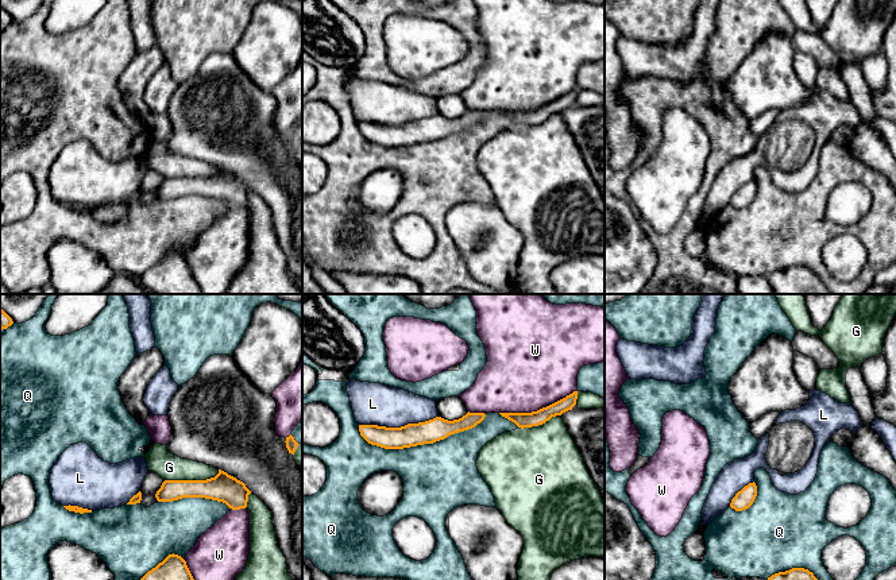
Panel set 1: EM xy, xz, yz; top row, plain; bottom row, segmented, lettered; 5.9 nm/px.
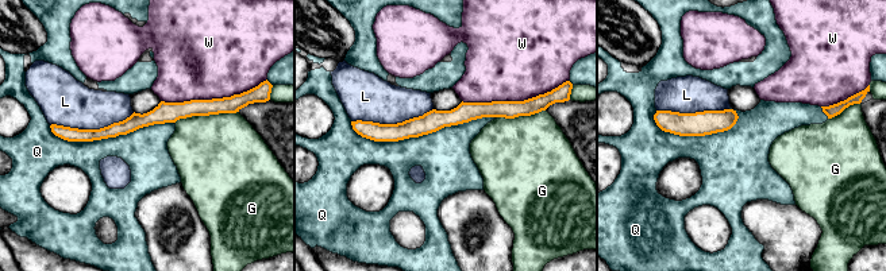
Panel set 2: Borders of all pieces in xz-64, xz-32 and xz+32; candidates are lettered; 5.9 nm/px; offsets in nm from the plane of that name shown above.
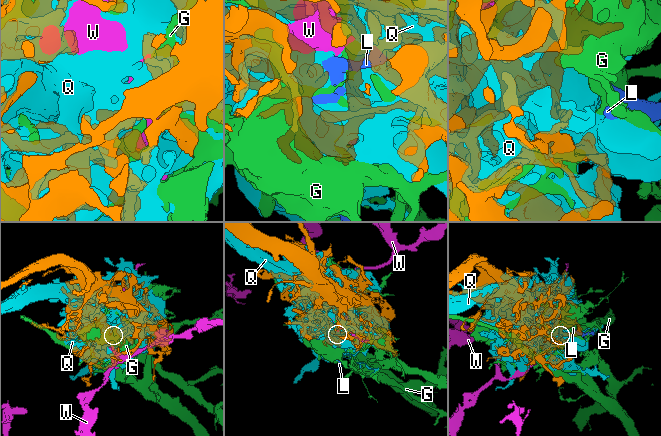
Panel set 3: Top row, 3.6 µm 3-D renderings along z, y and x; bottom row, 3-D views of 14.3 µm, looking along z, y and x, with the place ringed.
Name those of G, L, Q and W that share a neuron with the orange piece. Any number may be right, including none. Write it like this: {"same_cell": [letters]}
{"same_cell": ["L"]}

